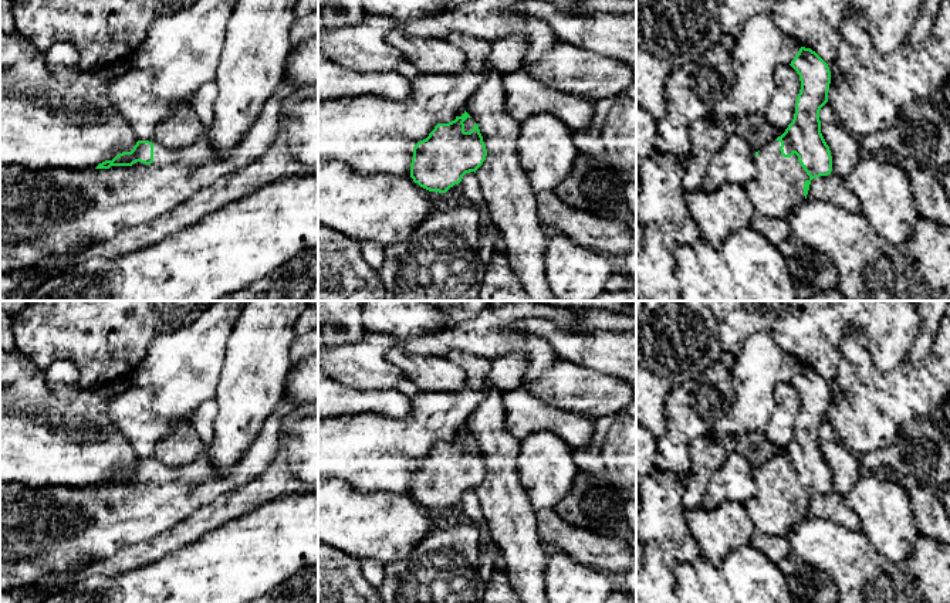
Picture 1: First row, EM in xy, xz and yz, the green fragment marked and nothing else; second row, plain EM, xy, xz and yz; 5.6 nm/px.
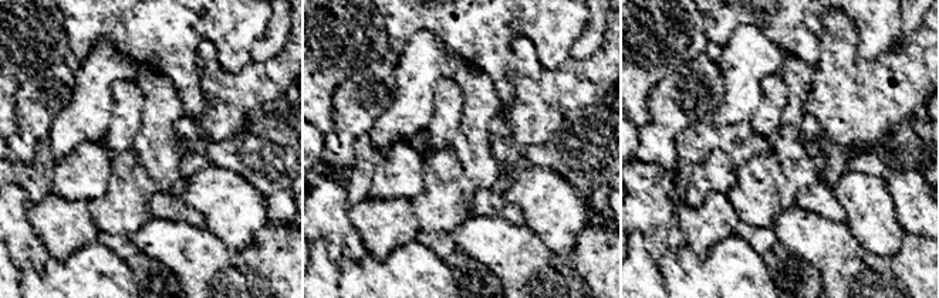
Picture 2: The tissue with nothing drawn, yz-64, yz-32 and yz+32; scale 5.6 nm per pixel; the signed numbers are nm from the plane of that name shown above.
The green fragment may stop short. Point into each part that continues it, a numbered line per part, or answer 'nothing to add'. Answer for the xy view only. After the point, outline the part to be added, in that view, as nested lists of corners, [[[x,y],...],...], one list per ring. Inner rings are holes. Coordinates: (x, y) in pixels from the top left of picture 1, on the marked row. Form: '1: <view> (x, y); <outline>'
1: xy (43, 213); [[[284,78],[243,139],[227,157],[213,150],[204,132],[185,149],[168,150],[153,143],[153,162],[109,169],[21,170],[16,165],[0,165],[0,275],[37,265],[50,255],[64,254],[92,243],[107,241],[119,231],[145,224],[220,177],[261,157],[274,143],[283,123],[285,98],[301,88]]]

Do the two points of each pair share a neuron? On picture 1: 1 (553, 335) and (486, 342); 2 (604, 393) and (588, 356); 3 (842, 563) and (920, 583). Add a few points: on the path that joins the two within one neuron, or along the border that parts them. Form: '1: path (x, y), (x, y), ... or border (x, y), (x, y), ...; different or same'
1: border (519, 327), (540, 335), (558, 358); different
2: border (578, 362), (621, 379); different
3: path (862, 575), (871, 583), (901, 583); same

